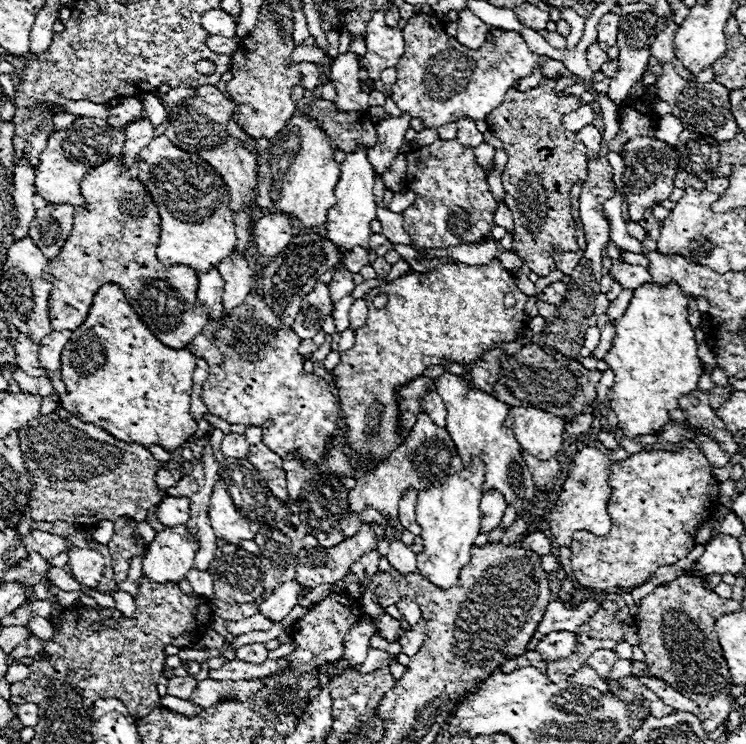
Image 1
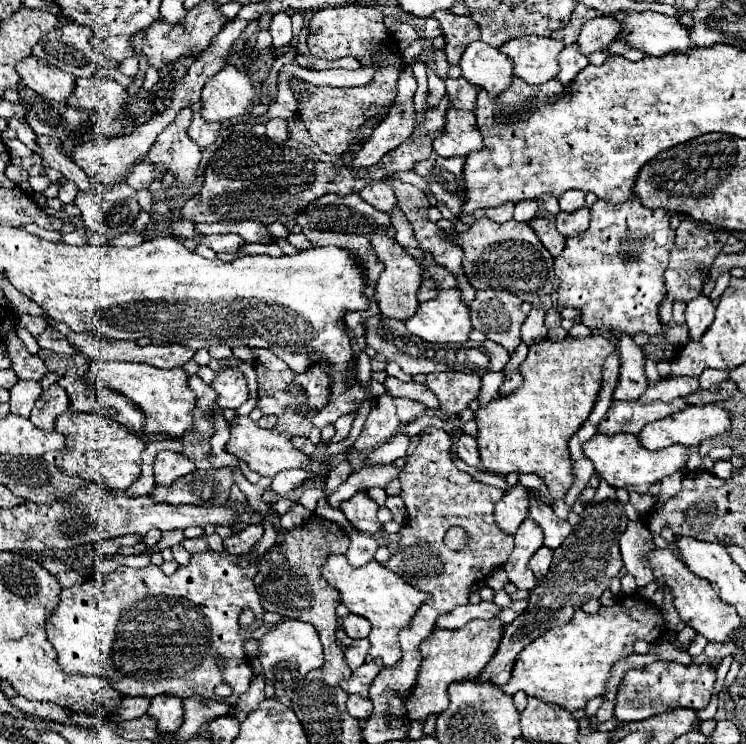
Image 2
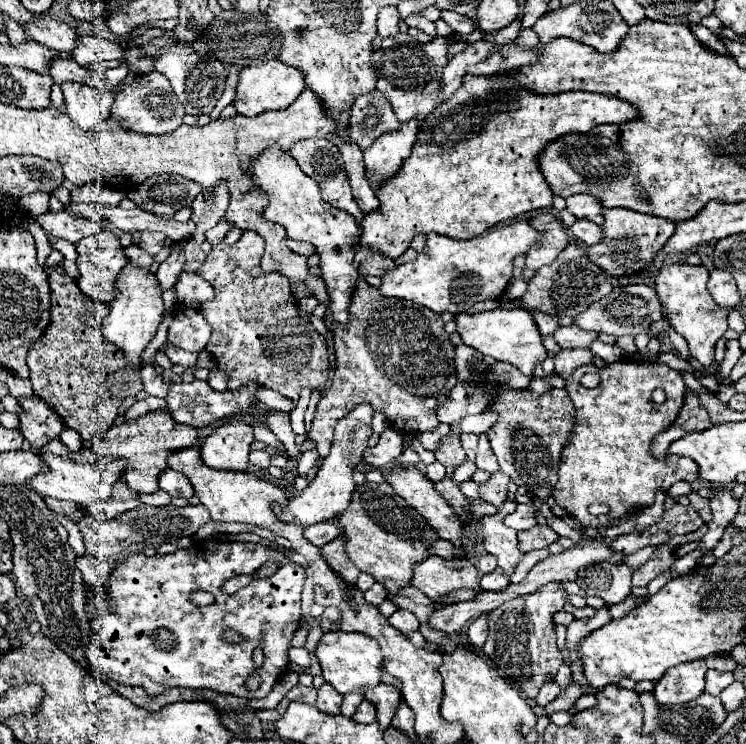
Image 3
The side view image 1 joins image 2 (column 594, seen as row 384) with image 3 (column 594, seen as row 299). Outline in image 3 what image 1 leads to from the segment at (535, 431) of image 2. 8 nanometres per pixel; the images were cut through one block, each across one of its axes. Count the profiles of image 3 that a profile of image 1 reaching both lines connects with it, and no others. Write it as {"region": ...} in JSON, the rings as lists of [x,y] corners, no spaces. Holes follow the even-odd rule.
{"region":[[[634,360],[614,362],[604,370],[588,364],[576,368],[566,380],[566,390],[576,408],[576,426],[560,458],[558,484],[552,498],[582,526],[592,524],[588,512],[592,504],[606,504],[608,520],[620,520],[652,506],[658,490],[666,492],[674,482],[692,482],[698,478],[698,464],[694,464],[694,460],[676,454],[656,460],[650,450],[654,436],[674,424],[684,404],[686,386],[676,370],[666,364],[644,364]],[[584,374],[598,374],[600,384],[596,388],[584,388],[580,384]],[[656,388],[666,392],[664,404],[652,400]]]}

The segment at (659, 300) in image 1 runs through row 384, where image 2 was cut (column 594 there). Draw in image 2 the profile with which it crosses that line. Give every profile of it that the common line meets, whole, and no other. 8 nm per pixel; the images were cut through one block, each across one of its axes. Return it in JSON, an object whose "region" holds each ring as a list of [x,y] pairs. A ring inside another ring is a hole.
{"region":[[[640,598],[618,600],[610,608],[602,606],[596,614],[576,610],[568,624],[542,634],[520,652],[512,668],[512,678],[502,686],[502,690],[506,694],[522,690],[542,702],[558,704],[568,712],[580,710],[588,704],[588,700],[604,692],[612,664],[622,656],[632,654],[636,640],[644,638],[646,642],[656,642],[662,632],[662,614]]]}

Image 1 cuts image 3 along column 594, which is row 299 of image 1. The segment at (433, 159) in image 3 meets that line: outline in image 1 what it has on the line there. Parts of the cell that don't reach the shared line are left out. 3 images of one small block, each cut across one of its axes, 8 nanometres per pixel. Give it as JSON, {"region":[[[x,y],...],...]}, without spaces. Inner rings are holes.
{"region":[[[104,284],[96,292],[84,324],[72,332],[62,352],[60,370],[66,384],[66,394],[60,398],[60,406],[82,422],[104,428],[116,440],[134,442],[144,448],[158,444],[164,450],[174,452],[196,432],[196,422],[190,414],[190,394],[194,388],[192,374],[196,370],[196,358],[186,348],[172,350],[160,344],[160,340],[156,340],[136,316],[124,292],[116,284]]]}

